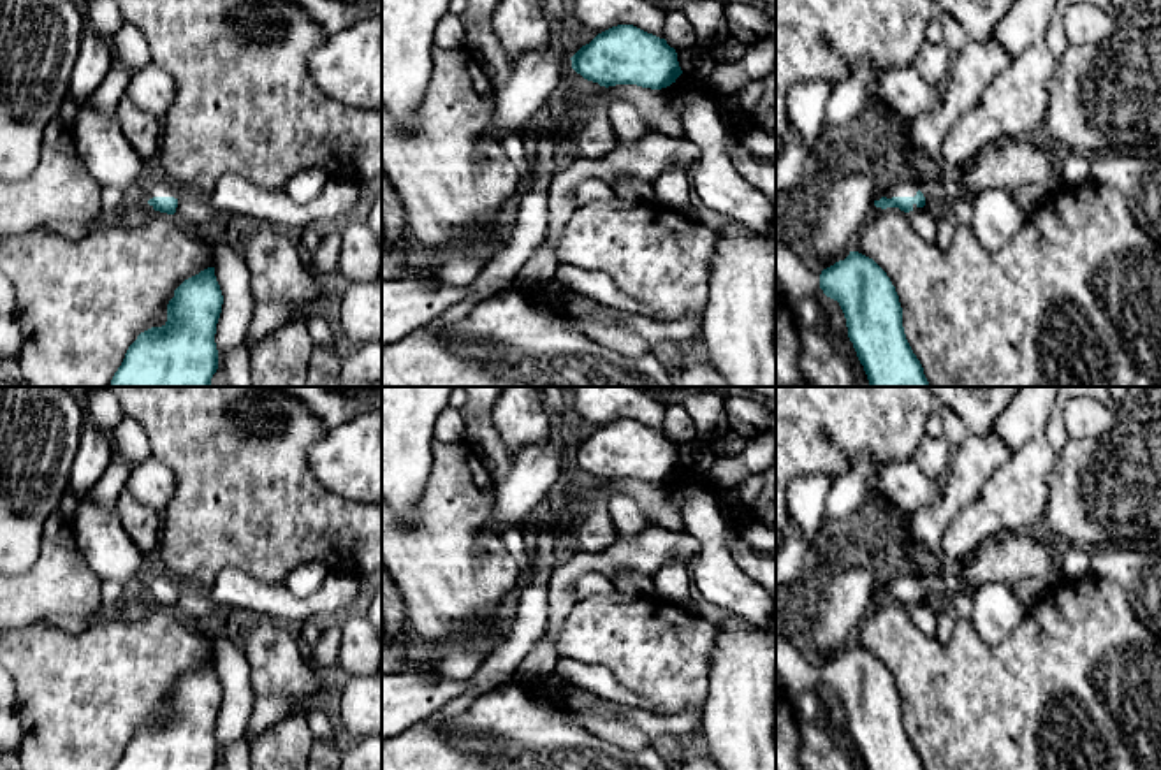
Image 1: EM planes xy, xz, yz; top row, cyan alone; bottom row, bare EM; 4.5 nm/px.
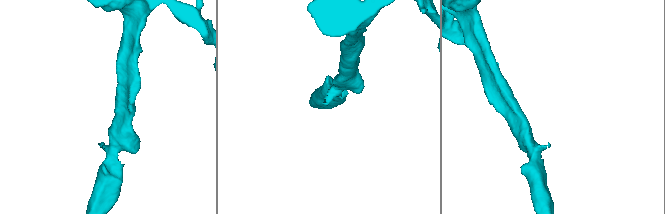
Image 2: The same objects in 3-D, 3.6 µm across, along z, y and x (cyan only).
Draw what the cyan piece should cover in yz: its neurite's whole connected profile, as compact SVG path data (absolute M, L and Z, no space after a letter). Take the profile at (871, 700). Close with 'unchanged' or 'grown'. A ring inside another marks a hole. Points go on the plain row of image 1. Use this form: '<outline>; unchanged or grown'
M850 645L820 668L823 687L839 696L857 751L867 770L925 770L902 721L902 701L887 666L869 650Z; unchanged

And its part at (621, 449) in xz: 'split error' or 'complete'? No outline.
complete

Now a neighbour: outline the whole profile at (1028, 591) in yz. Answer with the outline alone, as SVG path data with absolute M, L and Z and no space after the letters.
M1020 578L1010 584L1019 603L1029 610L1034 607L1038 598L1045 592L1047 585L1040 578Z

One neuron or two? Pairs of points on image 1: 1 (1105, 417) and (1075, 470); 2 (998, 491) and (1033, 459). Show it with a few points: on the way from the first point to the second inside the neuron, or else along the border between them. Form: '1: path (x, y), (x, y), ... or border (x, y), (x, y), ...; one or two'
1: border (1117, 419), (1100, 436), (1070, 438); two
2: path (1007, 486), (1024, 468); one

